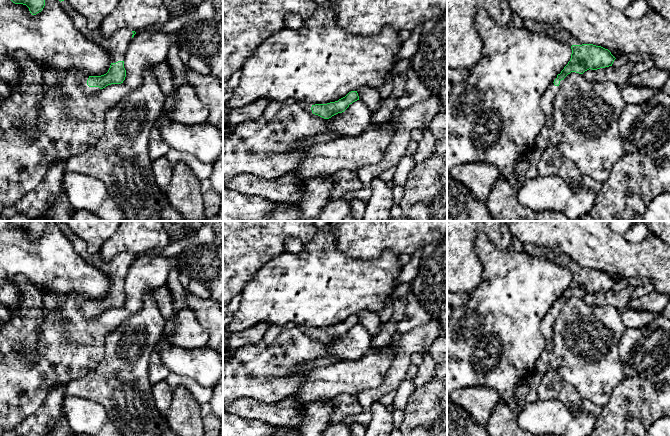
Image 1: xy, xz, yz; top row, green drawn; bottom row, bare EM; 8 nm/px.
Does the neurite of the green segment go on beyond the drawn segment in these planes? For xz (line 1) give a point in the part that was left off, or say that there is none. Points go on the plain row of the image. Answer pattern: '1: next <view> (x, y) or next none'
1: next xz (308, 331)

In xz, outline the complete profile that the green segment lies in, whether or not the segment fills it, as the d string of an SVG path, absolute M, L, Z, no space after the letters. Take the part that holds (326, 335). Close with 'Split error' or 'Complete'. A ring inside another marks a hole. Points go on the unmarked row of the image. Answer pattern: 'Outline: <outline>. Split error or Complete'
Outline: M351 315L338 325L327 328L307 328L305 329L305 332L311 338L318 339L324 343L329 343L338 337L344 336L350 328L357 324L359 324L357 315Z. Split error

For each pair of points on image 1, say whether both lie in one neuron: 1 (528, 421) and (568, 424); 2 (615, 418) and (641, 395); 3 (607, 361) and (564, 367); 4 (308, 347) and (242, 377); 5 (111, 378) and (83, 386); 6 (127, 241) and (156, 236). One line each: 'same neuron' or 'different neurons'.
1: same neuron
2: same neuron
3: same neuron
4: same neuron
5: same neuron
6: same neuron

